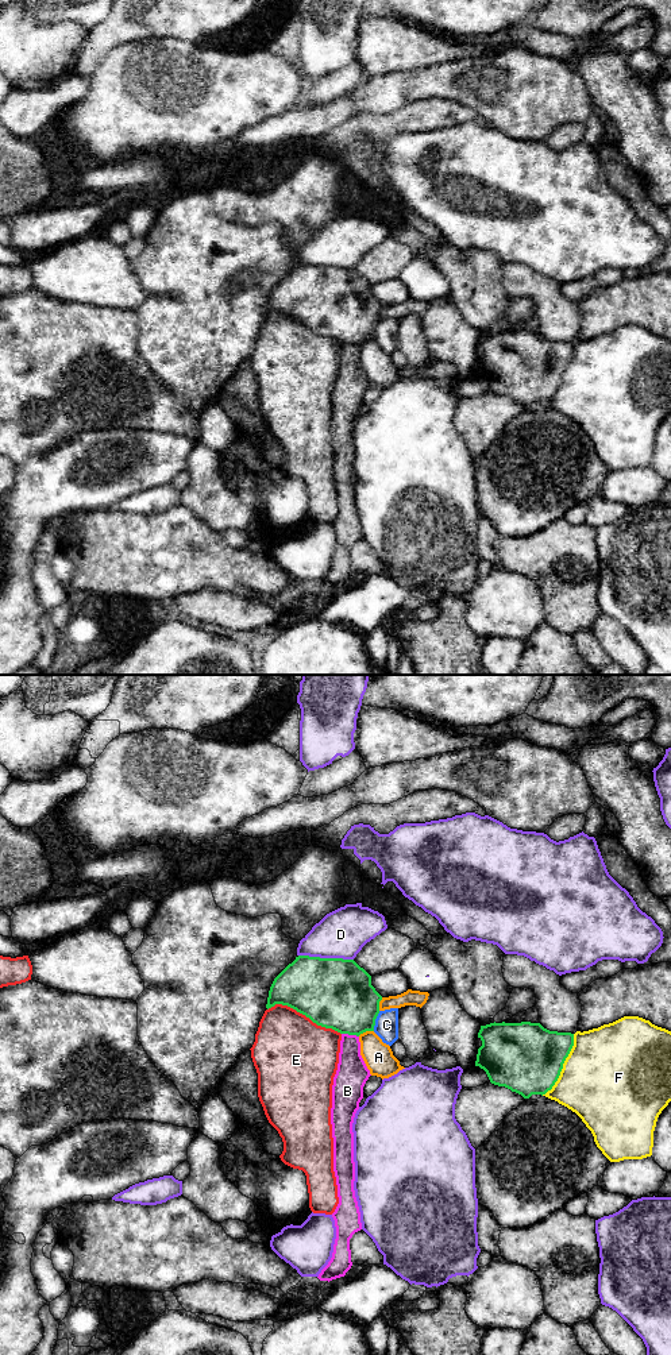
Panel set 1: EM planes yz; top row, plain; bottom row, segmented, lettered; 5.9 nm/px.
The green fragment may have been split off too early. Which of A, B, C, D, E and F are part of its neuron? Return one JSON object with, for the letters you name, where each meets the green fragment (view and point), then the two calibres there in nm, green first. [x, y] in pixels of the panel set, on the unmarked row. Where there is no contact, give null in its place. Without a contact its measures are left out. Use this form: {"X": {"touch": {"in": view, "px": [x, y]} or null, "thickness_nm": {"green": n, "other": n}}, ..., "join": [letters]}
{"join": []}

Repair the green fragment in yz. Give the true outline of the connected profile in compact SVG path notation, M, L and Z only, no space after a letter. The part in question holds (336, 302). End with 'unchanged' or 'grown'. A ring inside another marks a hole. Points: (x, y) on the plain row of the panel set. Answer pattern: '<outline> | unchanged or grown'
M298 265L273 290L266 317L288 314L340 343L374 340L382 305L354 269Z | unchanged

